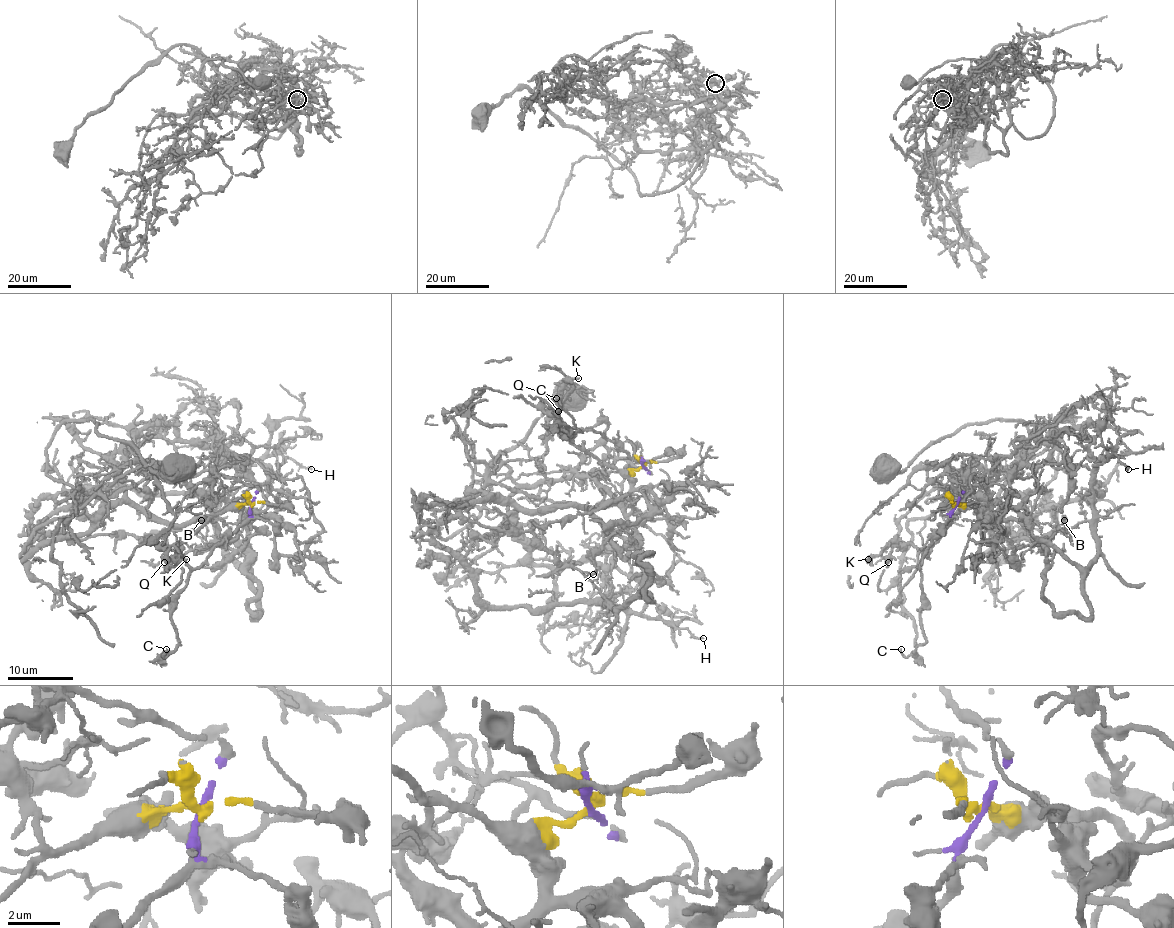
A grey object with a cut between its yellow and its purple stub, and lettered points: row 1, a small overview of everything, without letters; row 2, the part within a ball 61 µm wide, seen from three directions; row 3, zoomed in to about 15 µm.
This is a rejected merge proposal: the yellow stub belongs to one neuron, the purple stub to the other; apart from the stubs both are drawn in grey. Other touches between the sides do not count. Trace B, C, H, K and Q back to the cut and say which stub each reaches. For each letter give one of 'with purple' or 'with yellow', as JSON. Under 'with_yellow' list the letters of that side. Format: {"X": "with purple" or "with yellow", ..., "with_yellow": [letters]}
{"B": "with yellow", "C": "with purple", "H": "with yellow", "K": "with purple", "Q": "with purple", "with_yellow": ["B", "H"]}

